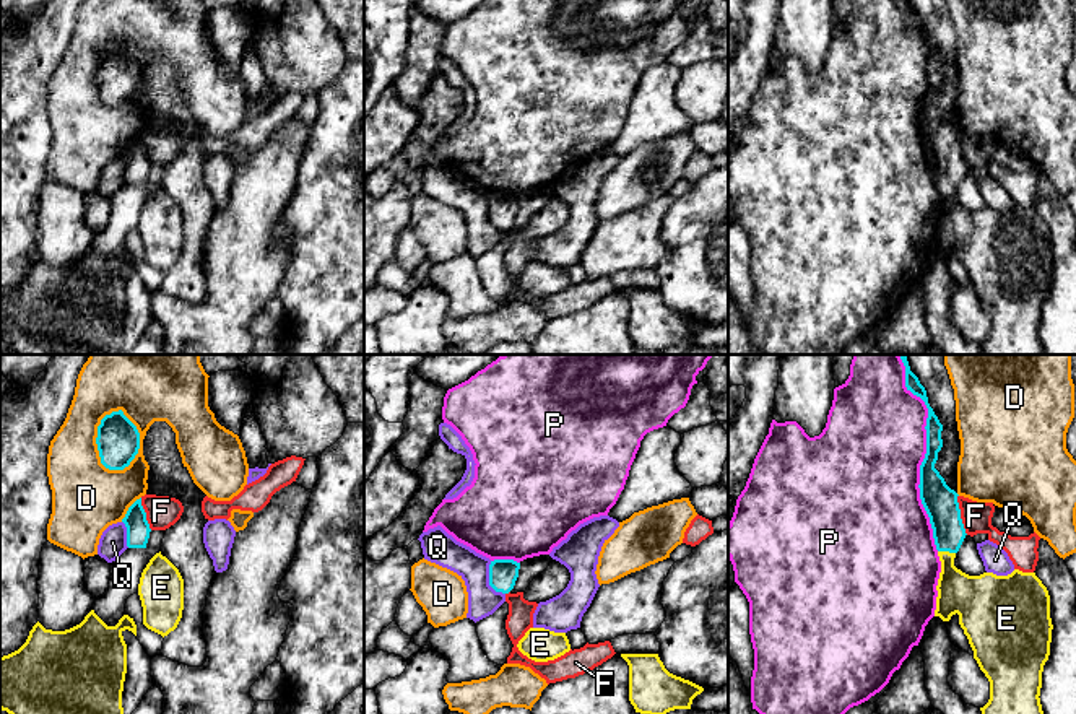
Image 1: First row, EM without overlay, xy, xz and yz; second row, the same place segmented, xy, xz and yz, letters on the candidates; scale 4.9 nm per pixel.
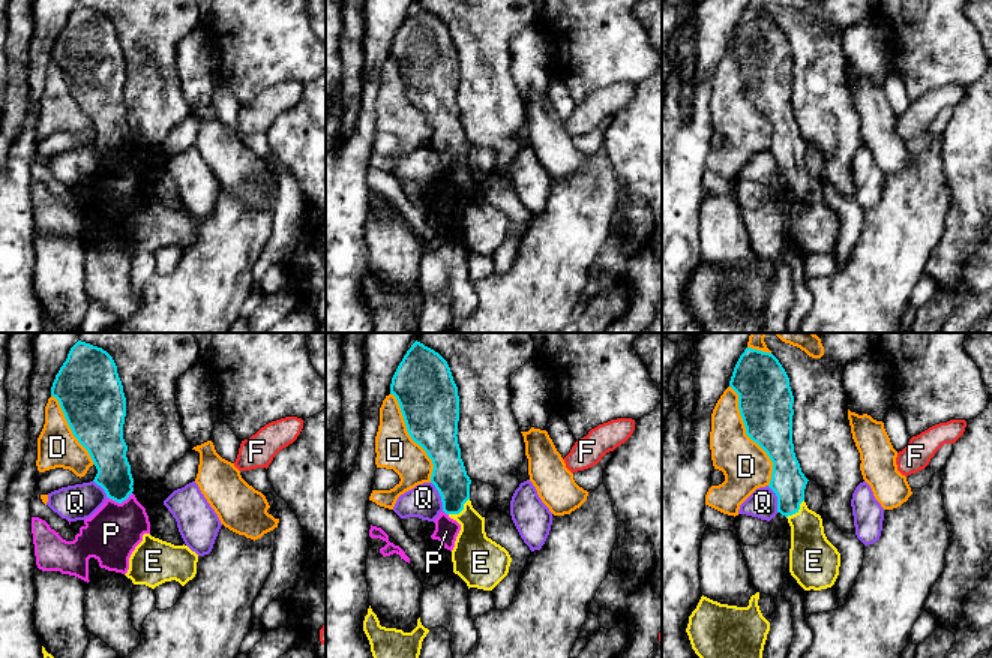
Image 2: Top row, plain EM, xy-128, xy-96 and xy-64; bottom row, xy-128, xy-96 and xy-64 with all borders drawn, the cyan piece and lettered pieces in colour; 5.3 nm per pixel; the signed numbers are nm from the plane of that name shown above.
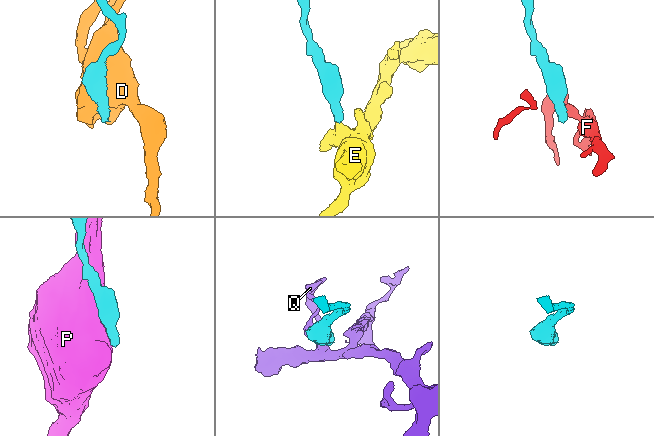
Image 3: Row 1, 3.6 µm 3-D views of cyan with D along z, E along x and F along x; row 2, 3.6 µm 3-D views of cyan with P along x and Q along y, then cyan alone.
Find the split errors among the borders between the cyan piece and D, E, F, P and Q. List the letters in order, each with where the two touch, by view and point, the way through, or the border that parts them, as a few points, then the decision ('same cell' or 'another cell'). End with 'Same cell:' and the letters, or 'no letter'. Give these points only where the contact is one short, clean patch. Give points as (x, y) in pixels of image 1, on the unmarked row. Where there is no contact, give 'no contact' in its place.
D: meets cyan in xy at (98, 72); another cell
E: meets cyan in yz at (946, 186); runs through yz (940, 137), (946, 158), (946, 186), (950, 213), (967, 231); same cell
F: meets cyan in yz at (959, 150); border along yz (958, 130), (959, 153), (967, 169); another cell
P: meets cyan in yz at (925, 93); another cell
Q: meets cyan in xz at (490, 217); another cell
Same cell: E

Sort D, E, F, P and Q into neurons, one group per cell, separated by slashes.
D / E / F / P / Q

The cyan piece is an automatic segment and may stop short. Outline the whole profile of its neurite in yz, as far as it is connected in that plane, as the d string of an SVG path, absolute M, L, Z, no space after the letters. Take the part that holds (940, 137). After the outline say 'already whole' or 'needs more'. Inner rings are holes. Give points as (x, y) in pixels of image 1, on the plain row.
M905 2L905 23L920 33L926 44L926 89L920 101L920 135L930 153L933 174L941 197L938 215L938 233L935 252L949 257L952 250L959 250L959 260L969 275L980 306L990 317L990 335L980 343L982 355L1043 355L1040 340L1042 307L1050 291L1052 254L1050 231L1035 208L1022 208L1014 205L1008 211L983 208L969 211L954 202L965 164L961 155L957 128L951 125L939 107L935 104L938 88L943 83L943 60L928 39L926 26L918 13Z | needs more

